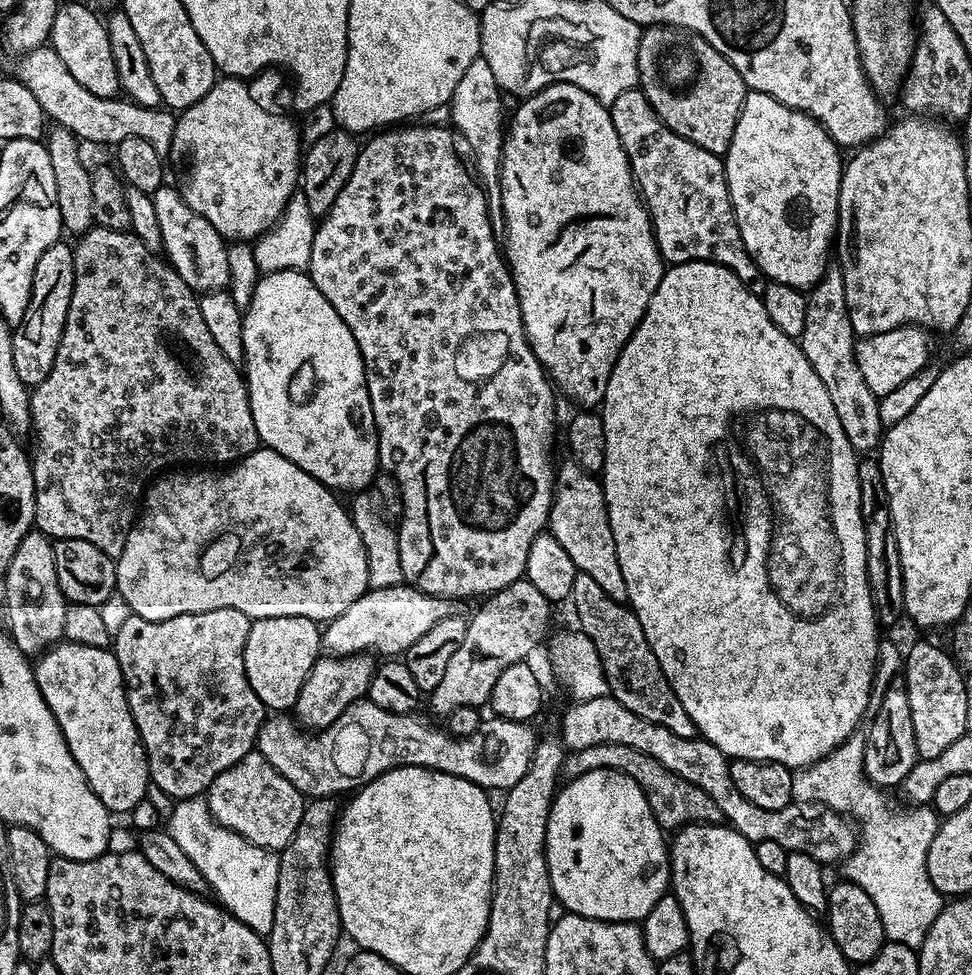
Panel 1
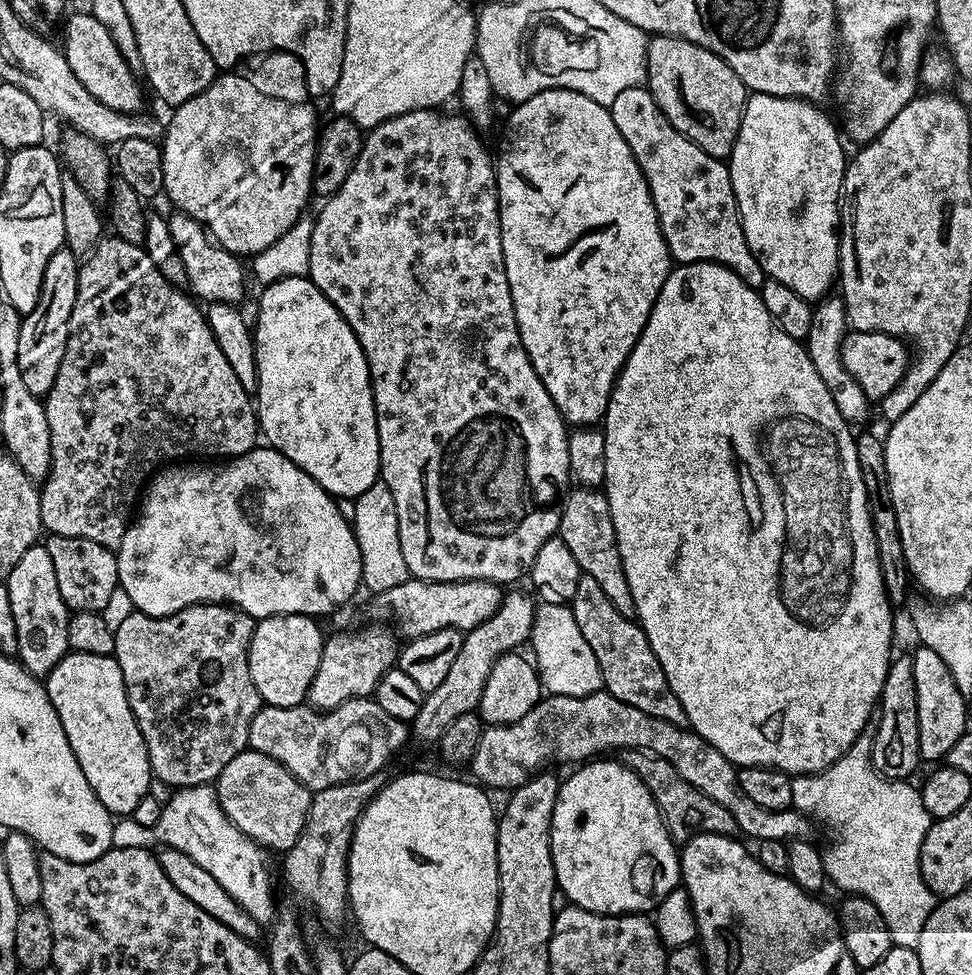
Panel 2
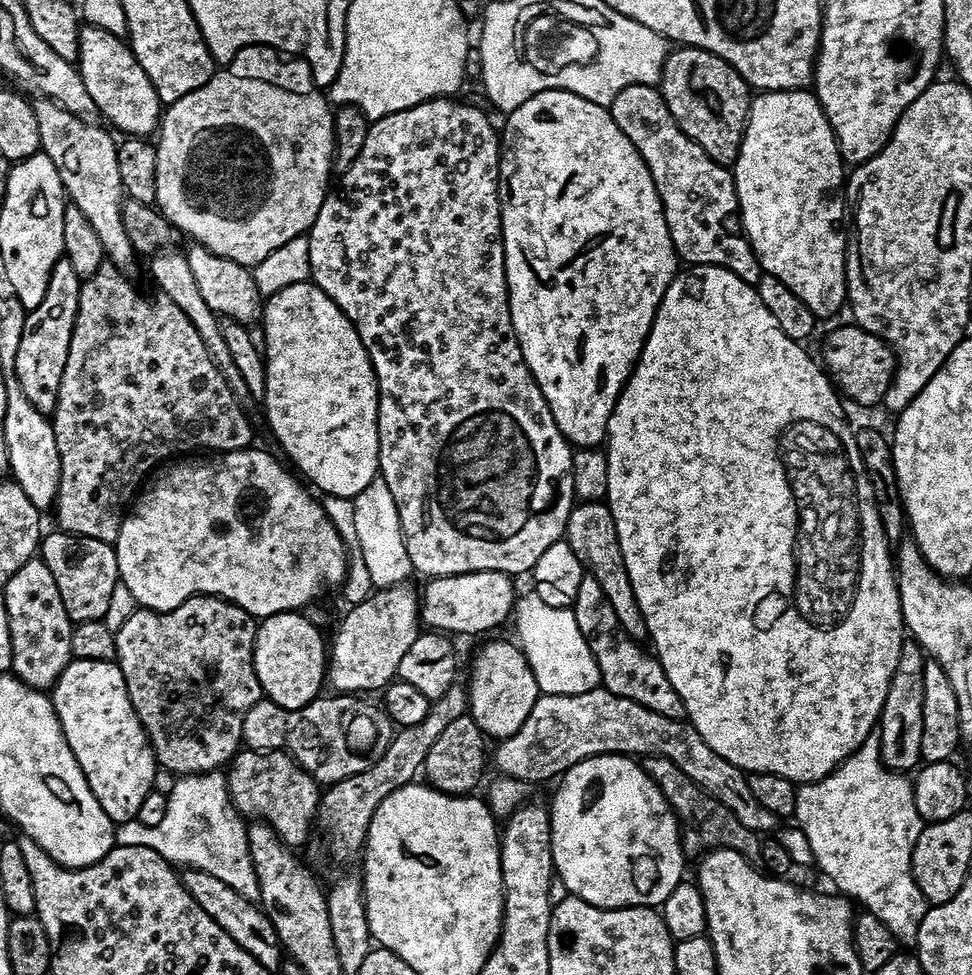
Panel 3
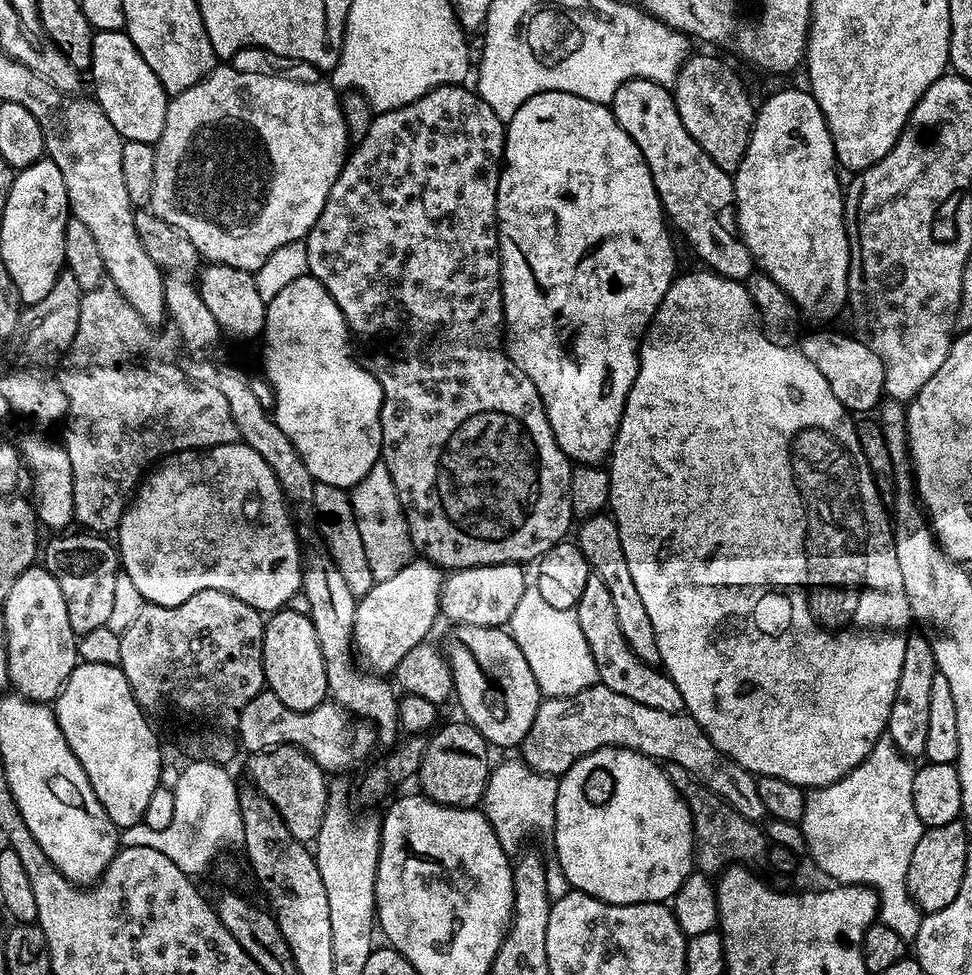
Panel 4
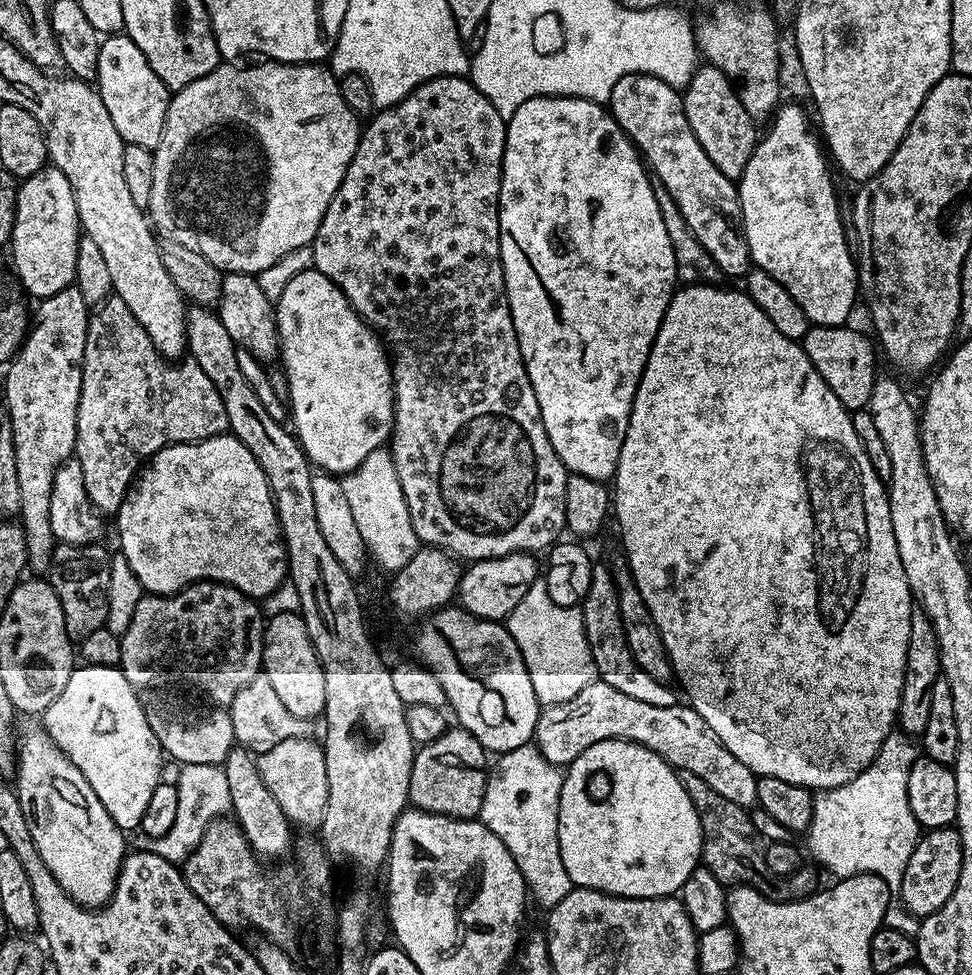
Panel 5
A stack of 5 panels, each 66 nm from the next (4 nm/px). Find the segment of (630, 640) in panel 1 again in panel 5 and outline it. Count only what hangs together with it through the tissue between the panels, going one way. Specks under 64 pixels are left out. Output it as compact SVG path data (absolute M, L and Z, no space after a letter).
M593 563L590 590L582 601L584 629L590 646L590 654L594 658L594 666L599 680L606 686L614 686L614 690L622 690L629 698L639 698L642 702L650 702L650 706L674 706L678 696L667 684L660 684L646 670L634 662L630 654L630 646L626 646L626 634L622 630L622 614L618 610L618 594L616 582L612 579L612 570L607 563Z

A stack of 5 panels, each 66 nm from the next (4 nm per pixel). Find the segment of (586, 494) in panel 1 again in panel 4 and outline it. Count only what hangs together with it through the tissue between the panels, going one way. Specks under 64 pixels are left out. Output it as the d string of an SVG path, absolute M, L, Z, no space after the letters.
M611 515L590 516L579 521L574 532L574 543L588 559L591 575L602 578L606 590L610 590L610 598L614 602L614 611L618 617L618 627L622 629L622 638L634 650L634 654L642 662L653 666L660 664L658 654L658 638L654 638L654 626L650 622L646 606L634 586L634 578L630 574L630 566L626 566L626 554L622 554L622 538L618 538L618 526Z

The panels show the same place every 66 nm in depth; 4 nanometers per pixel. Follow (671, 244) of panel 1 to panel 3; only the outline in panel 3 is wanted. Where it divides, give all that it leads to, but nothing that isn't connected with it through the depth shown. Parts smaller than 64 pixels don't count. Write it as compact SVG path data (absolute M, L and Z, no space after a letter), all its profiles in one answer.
M650 84L626 86L626 90L622 90L618 98L614 98L610 111L614 122L618 122L622 134L626 134L626 138L634 142L638 154L642 154L654 178L654 186L658 190L658 198L664 207L666 226L670 230L670 238L672 245L676 247L677 257L688 266L693 264L722 266L738 274L742 282L756 285L762 275L760 263L752 252L748 237L744 234L744 225L740 222L740 204L736 201L736 182L733 173L725 165L714 162L714 158L710 158L710 154L706 154L706 150L702 150L698 142L690 139L676 125L674 114L670 114L659 87Z

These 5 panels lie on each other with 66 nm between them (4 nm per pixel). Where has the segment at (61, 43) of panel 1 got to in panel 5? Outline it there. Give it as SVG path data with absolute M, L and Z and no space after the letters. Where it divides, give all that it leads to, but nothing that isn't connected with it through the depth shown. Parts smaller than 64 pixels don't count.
M108 34L101 39L94 87L114 122L114 130L118 130L125 144L150 149L158 146L167 120L170 89L150 70L146 54L134 46L127 34Z

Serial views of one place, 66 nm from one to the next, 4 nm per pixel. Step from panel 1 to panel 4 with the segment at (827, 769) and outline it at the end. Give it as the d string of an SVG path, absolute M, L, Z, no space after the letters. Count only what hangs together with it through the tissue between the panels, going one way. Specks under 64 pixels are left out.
M885 734L880 737L880 741L874 746L874 750L870 750L870 754L858 766L854 766L854 770L850 770L850 774L846 774L842 778L838 778L838 782L827 784L821 788L811 789L804 797L804 809L802 810L802 818L799 825L804 835L804 846L807 855L812 855L812 860L829 876L829 881L835 882L837 885L842 884L864 884L868 888L873 888L880 896L880 910L878 913L879 923L890 926L890 930L898 933L898 938L902 938L906 942L915 941L918 930L922 926L925 913L921 912L920 907L912 900L912 895L908 889L908 871L910 870L910 858L914 854L914 846L918 846L918 838L922 838L925 827L924 823L918 818L918 814L914 811L914 774L916 768L913 761L909 757L903 756L898 750L898 746L894 746L894 742Z

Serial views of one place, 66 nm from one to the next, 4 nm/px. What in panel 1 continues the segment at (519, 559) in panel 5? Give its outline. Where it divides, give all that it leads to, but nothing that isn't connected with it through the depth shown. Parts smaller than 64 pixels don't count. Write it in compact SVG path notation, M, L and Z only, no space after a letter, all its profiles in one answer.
M406 583L369 588L358 602L342 610L338 618L327 621L322 632L322 648L329 656L375 654L380 658L400 658L414 646L414 642L418 642L418 638L422 638L422 634L428 633L437 622L442 622L442 618L453 615L453 612L453 601L431 596Z

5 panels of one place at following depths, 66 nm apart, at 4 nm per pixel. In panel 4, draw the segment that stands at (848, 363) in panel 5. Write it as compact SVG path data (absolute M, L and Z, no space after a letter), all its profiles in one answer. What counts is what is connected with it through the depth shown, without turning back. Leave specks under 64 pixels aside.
M812 332L802 343L802 351L810 362L814 362L822 378L826 378L830 385L834 398L838 398L849 413L868 414L872 407L873 411L881 403L884 396L884 363L867 339L859 340L844 332Z

